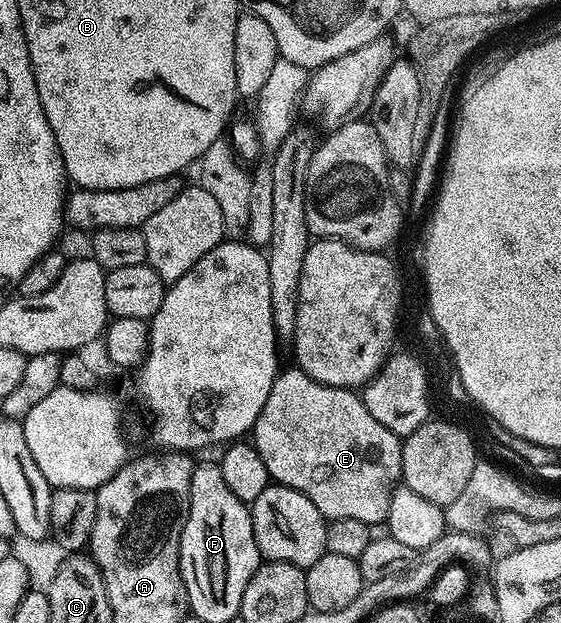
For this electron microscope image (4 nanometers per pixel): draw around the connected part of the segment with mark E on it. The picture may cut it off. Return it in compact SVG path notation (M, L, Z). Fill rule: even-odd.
M300 367L282 370L271 385L267 405L255 421L251 432L253 448L263 457L267 473L274 484L302 491L326 520L355 517L370 525L384 524L389 518L391 497L401 483L402 440L391 429L379 425L356 390L317 383Z

